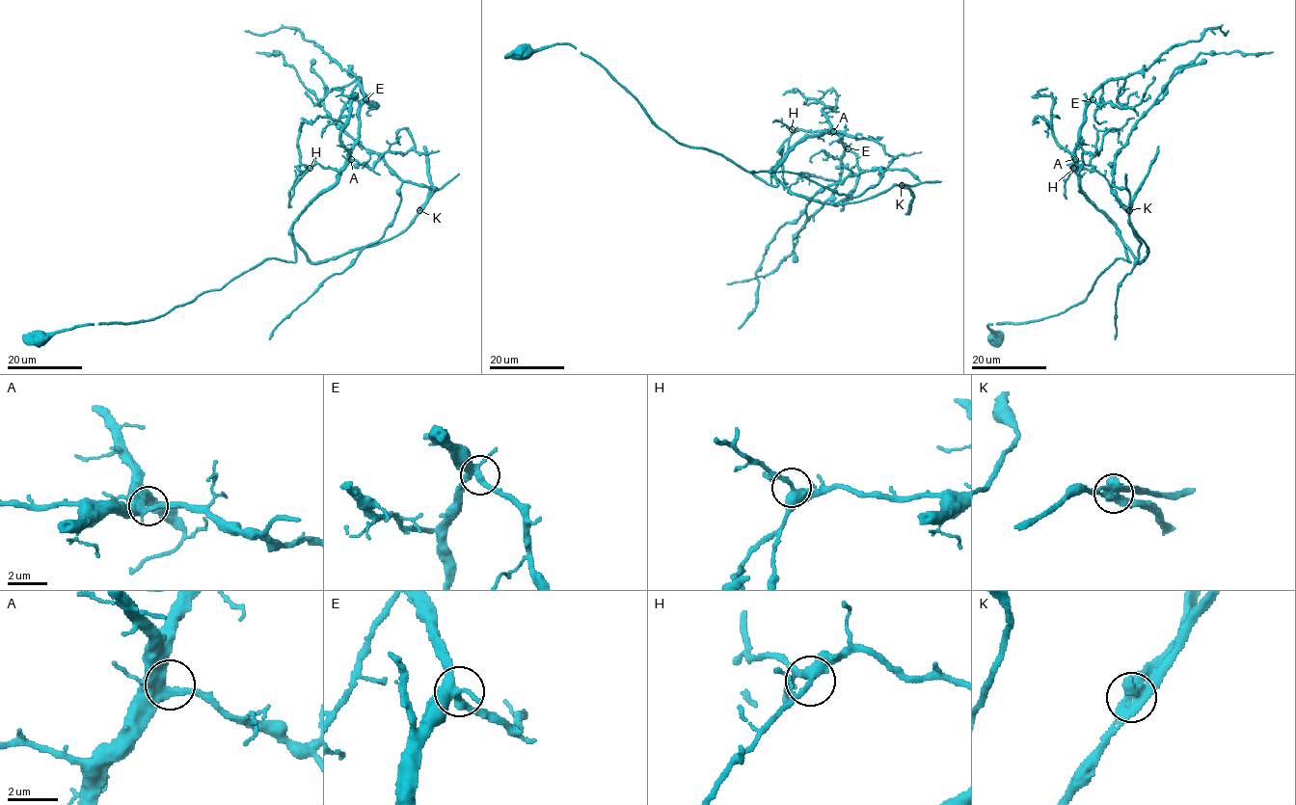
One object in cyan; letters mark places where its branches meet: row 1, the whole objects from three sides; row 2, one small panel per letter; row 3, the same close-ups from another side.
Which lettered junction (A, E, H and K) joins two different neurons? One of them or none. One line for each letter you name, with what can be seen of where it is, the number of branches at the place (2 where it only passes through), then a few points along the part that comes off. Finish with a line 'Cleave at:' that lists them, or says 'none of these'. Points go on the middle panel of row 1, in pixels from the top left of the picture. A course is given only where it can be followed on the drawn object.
K: (902, 185) | 4 | (901, 186), (913, 196), (905, 214)
Cleave at: K

